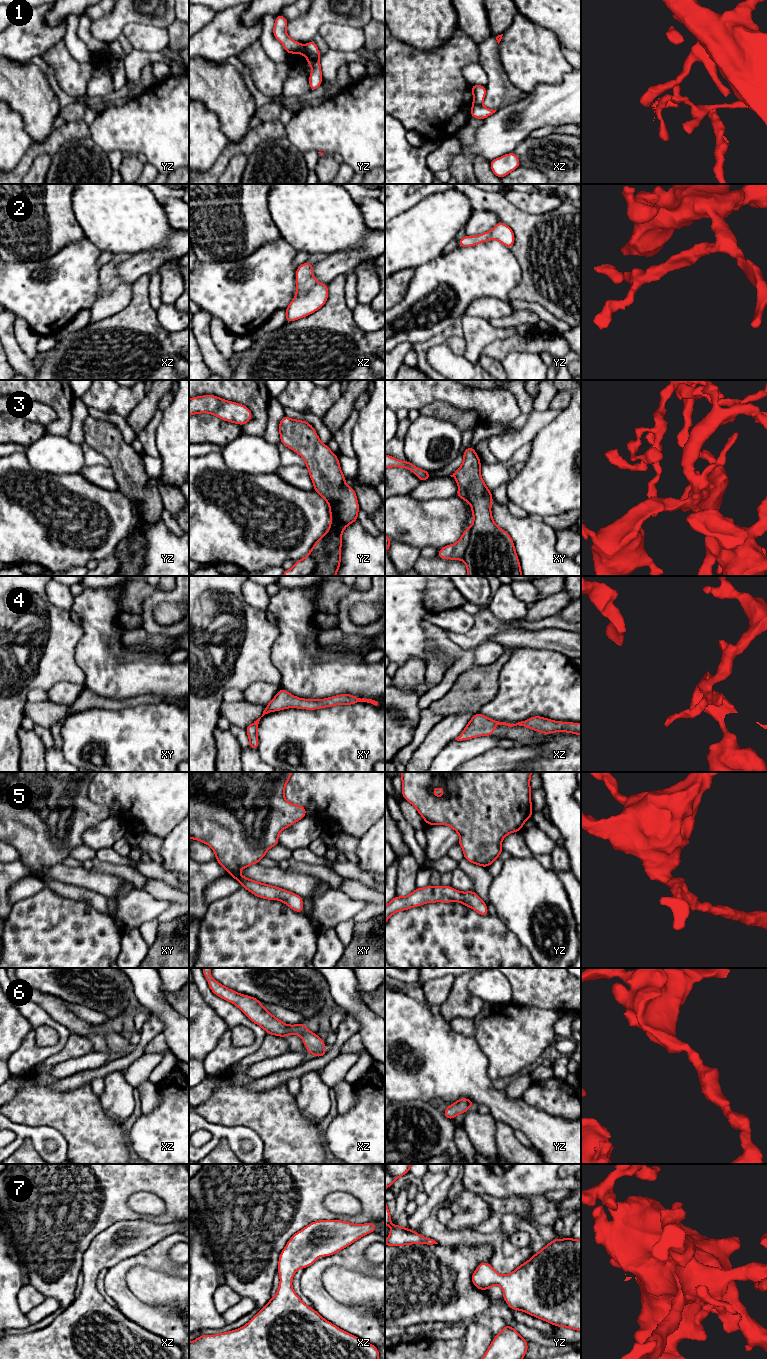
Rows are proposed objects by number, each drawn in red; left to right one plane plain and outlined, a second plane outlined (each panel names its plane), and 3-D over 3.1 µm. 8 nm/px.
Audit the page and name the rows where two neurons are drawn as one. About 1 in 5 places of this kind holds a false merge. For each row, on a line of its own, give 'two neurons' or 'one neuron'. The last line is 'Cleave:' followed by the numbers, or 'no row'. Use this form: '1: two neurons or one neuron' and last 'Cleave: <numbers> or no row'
1: two neurons
2: one neuron
3: one neuron
4: one neuron
5: one neuron
6: one neuron
7: one neuron
Cleave: 1

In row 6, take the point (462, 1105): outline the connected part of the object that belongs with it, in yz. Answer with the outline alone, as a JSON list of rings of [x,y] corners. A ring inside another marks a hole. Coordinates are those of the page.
[[[460,1098],[452,1105],[447,1106],[443,1115],[448,1119],[453,1120],[456,1115],[466,1112],[472,1106],[475,1106],[473,1101],[468,1098]]]

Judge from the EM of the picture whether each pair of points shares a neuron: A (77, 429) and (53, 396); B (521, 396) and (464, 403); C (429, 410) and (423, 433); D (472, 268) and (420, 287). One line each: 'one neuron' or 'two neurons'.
A: two neurons
B: two neurons
C: two neurons
D: one neuron

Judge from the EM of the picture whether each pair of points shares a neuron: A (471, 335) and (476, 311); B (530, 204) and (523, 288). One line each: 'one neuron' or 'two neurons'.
A: two neurons
B: two neurons

